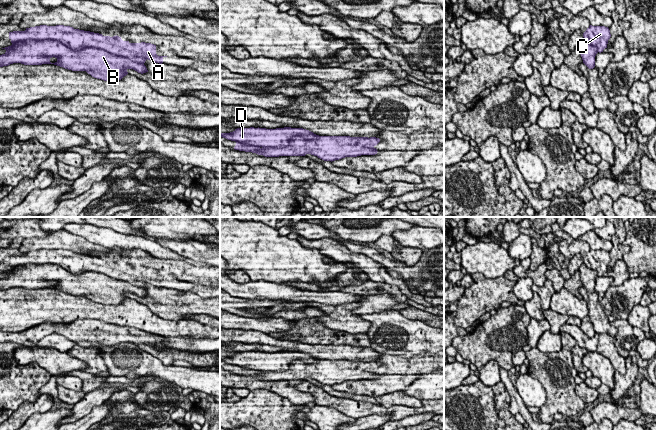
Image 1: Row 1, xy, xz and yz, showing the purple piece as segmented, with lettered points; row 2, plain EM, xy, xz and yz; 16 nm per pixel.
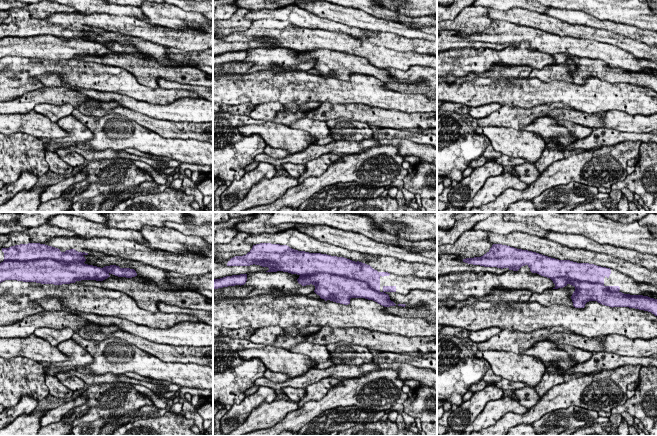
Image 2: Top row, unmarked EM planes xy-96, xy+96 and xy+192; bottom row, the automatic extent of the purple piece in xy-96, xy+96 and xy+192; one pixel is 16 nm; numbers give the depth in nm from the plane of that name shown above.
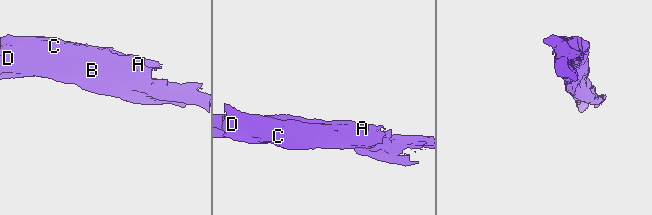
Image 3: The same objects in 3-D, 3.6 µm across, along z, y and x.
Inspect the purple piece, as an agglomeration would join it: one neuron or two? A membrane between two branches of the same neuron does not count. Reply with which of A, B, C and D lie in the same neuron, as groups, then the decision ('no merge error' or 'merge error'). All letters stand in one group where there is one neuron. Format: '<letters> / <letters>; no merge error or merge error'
A C / B D; merge error

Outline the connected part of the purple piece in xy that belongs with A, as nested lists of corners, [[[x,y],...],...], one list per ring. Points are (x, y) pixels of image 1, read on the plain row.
[[[40,249],[35,251],[26,252],[25,255],[13,255],[9,256],[9,263],[11,264],[12,269],[16,266],[25,266],[28,264],[57,264],[63,267],[65,270],[72,274],[82,274],[87,271],[102,273],[113,279],[118,279],[126,281],[134,286],[145,287],[145,285],[151,284],[155,287],[162,288],[163,282],[167,280],[158,280],[156,278],[156,269],[151,267],[130,267],[129,265],[123,265],[119,260],[103,260],[99,257],[94,257],[90,255],[84,255],[79,253],[74,253],[70,250],[56,249],[56,250],[47,250]]]

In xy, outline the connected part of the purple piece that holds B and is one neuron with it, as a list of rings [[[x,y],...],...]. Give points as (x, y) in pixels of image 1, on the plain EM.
[[[28,264],[2,273],[6,276],[0,279],[0,291],[13,287],[54,288],[72,295],[86,295],[92,301],[104,305],[119,305],[128,298],[128,293],[141,298],[148,296],[143,287],[126,281],[91,271],[72,274],[57,264]]]

